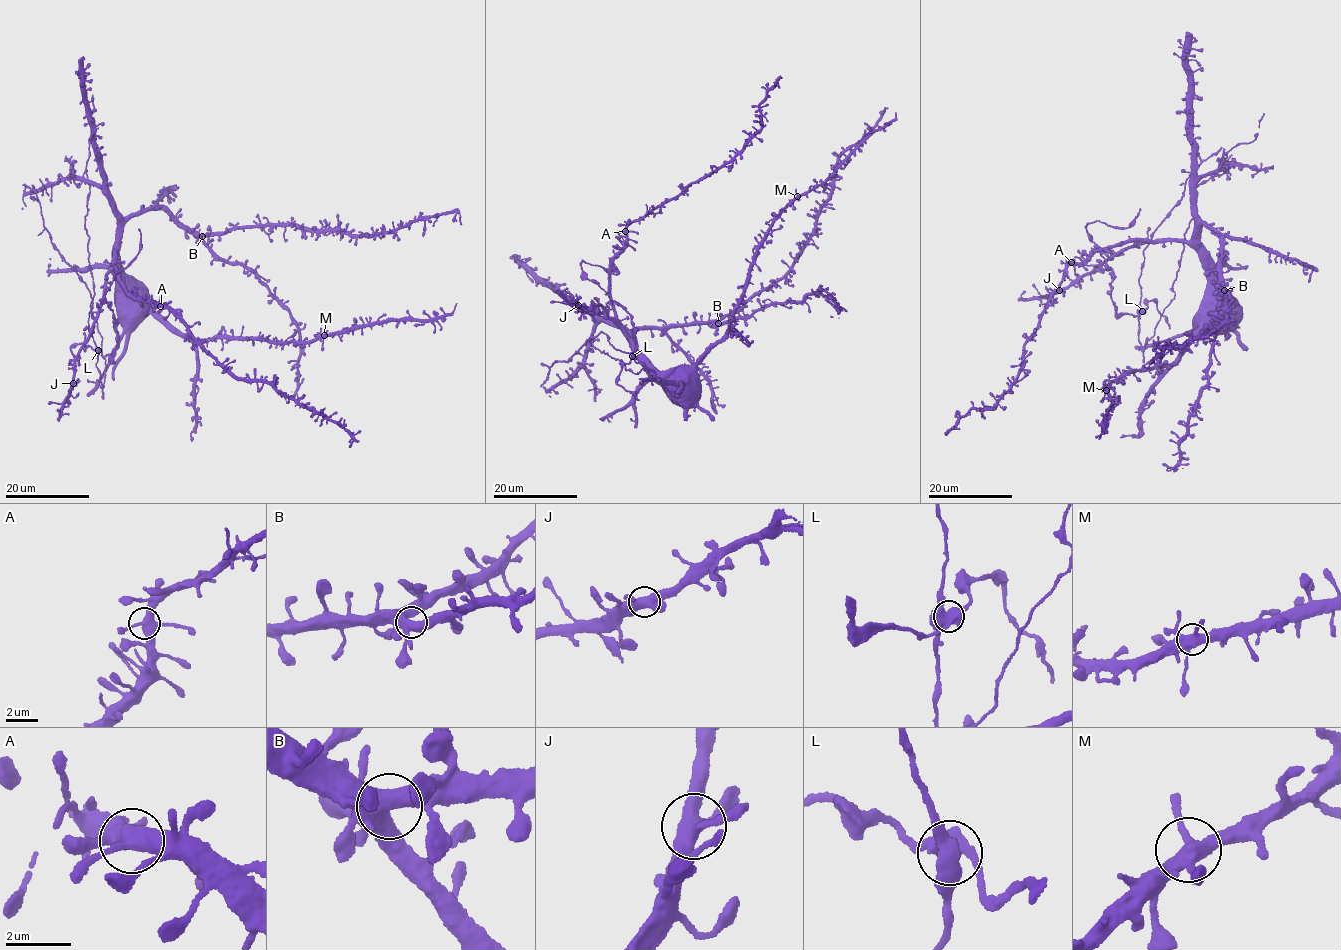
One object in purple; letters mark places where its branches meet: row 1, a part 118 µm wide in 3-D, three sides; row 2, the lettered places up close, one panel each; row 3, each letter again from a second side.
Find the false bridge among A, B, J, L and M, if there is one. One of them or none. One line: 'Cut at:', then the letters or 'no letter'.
Cut at: L

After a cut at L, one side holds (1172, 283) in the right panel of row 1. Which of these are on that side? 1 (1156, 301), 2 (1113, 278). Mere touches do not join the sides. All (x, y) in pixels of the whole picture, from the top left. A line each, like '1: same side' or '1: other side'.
1: other side
2: other side

